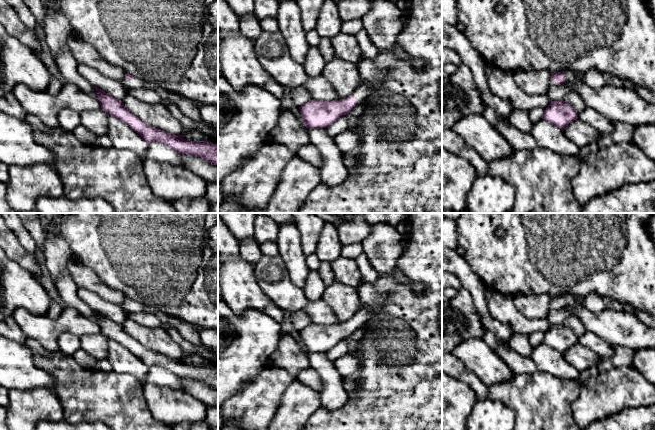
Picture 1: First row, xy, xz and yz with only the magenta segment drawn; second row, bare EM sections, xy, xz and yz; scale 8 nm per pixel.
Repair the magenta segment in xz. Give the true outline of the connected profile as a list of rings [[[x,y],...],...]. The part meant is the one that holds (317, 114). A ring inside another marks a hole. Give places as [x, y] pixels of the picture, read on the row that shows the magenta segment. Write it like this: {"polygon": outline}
{"polygon": [[[360,85],[351,96],[341,100],[316,100],[312,99],[299,106],[303,123],[307,129],[322,129],[349,113],[353,107],[366,100],[369,95],[370,85]]]}

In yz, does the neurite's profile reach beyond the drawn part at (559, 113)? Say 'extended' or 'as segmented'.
as segmented

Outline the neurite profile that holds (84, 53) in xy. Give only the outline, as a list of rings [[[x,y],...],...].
[[[73,32],[69,36],[67,45],[77,63],[90,66],[102,75],[119,83],[123,84],[125,82],[126,72],[119,66],[104,60],[97,50],[92,45],[83,41],[77,33]]]

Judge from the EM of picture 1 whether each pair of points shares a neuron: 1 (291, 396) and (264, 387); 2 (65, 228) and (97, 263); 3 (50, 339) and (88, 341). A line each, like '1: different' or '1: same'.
1: different
2: same
3: different

